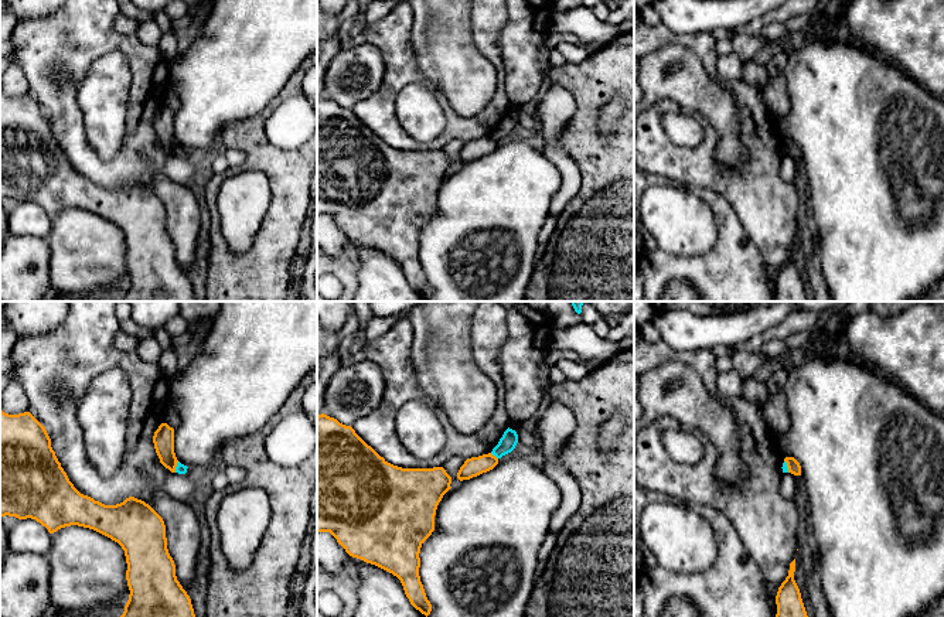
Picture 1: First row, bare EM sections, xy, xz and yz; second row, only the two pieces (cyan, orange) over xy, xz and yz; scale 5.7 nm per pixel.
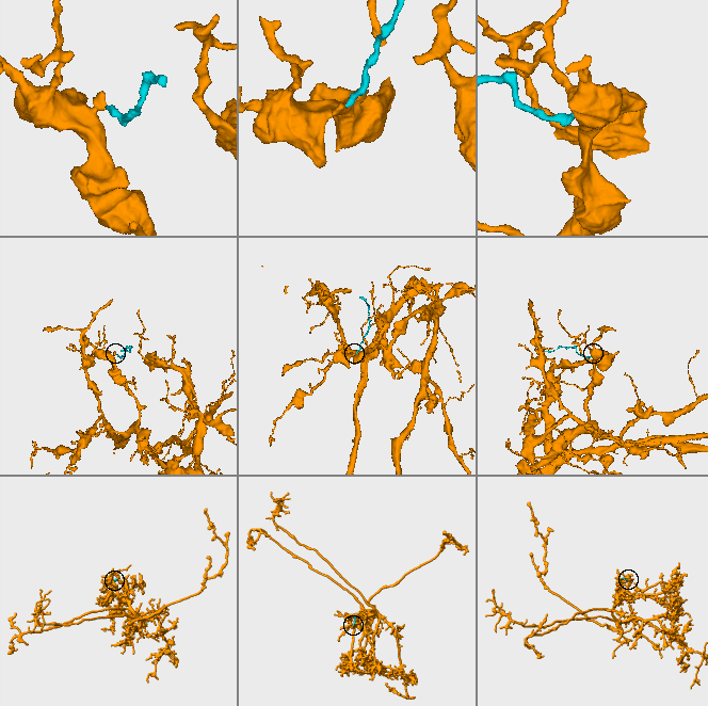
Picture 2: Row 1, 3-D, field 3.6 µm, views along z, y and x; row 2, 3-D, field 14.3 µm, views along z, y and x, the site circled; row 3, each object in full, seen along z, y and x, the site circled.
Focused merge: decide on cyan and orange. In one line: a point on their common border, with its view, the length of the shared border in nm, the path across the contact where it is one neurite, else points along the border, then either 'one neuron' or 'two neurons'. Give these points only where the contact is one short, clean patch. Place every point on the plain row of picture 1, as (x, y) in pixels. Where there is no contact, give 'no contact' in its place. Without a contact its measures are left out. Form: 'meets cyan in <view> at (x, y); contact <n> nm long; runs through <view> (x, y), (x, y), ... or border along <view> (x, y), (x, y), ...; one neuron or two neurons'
meets cyan in xz at (494, 137); contact 60 nm long; border along xz (490, 136), (497, 142); two neurons

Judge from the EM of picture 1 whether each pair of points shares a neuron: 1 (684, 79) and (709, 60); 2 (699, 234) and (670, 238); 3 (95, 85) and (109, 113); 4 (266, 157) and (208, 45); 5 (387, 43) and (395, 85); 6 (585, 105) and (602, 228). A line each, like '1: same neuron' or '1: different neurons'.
1: different neurons
2: same neuron
3: same neuron
4: different neurons
5: same neuron
6: same neuron

